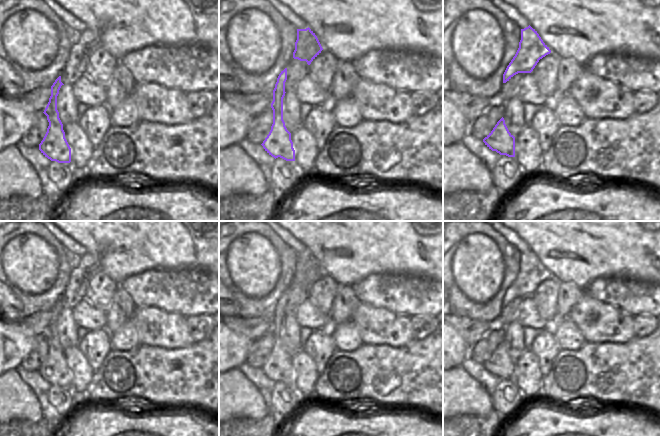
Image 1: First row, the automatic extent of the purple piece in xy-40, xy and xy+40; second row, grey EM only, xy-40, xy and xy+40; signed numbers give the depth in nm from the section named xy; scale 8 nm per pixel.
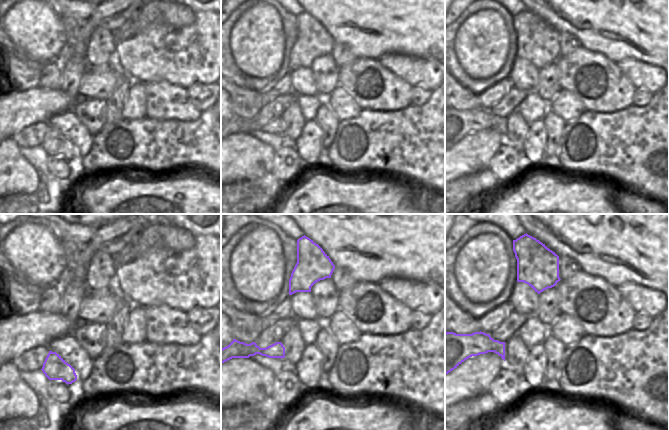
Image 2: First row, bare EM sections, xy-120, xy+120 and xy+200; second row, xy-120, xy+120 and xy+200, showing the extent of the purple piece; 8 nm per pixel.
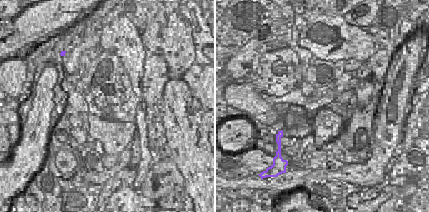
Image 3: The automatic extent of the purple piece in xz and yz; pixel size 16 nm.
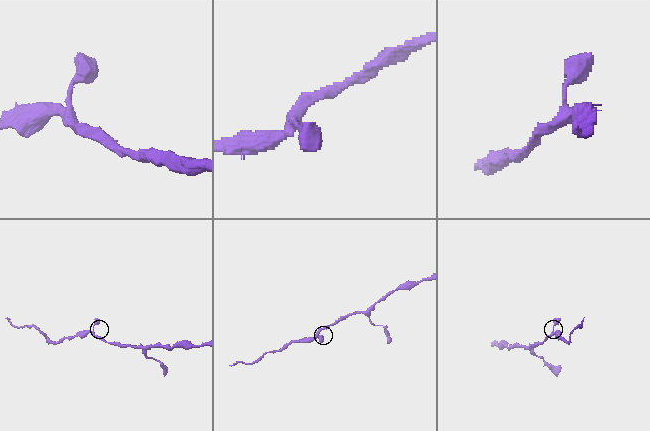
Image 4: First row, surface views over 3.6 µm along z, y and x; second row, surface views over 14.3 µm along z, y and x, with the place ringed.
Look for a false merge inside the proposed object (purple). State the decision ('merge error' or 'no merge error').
no merge error

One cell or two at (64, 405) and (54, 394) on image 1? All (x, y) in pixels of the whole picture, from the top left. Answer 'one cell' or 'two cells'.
one cell

